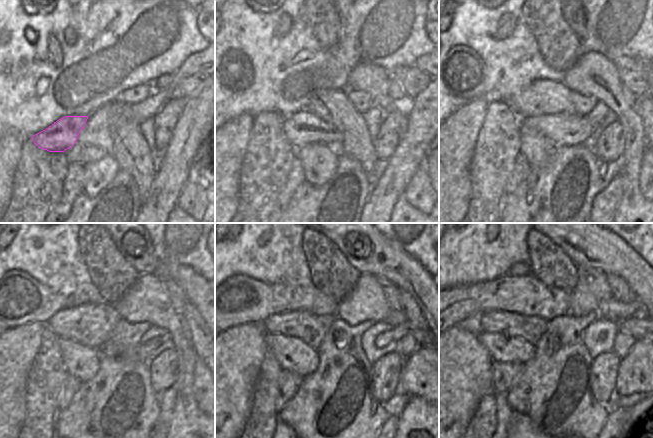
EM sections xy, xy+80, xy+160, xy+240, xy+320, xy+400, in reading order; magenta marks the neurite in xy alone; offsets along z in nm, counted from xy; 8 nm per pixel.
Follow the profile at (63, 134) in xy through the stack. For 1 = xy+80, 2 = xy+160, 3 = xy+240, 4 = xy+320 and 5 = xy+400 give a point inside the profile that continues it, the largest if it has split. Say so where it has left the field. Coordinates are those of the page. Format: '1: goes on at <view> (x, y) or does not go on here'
1: goes on at xy+80 (302, 128)
2: goes on at xy+160 (562, 129)
3: goes on at xy+240 (144, 350)
4: goes on at xy+320 (405, 328)
5: goes on at xy+400 (640, 328)

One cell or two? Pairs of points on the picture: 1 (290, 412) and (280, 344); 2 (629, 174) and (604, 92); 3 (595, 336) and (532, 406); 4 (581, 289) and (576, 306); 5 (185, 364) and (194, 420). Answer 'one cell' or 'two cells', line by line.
1: two cells
2: one cell
3: two cells
4: one cell
5: one cell

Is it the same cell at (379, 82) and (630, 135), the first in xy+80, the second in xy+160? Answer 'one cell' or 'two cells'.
one cell

